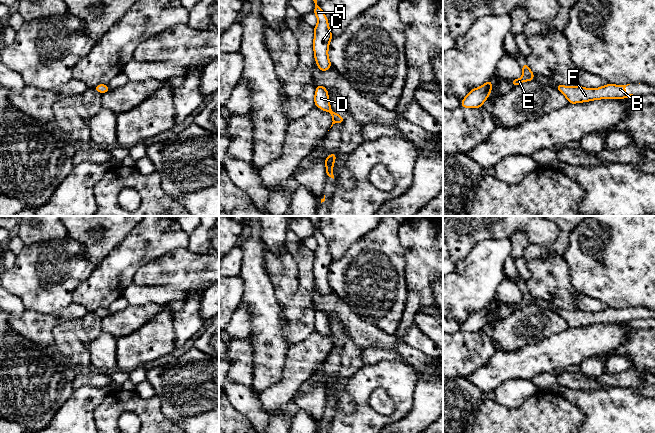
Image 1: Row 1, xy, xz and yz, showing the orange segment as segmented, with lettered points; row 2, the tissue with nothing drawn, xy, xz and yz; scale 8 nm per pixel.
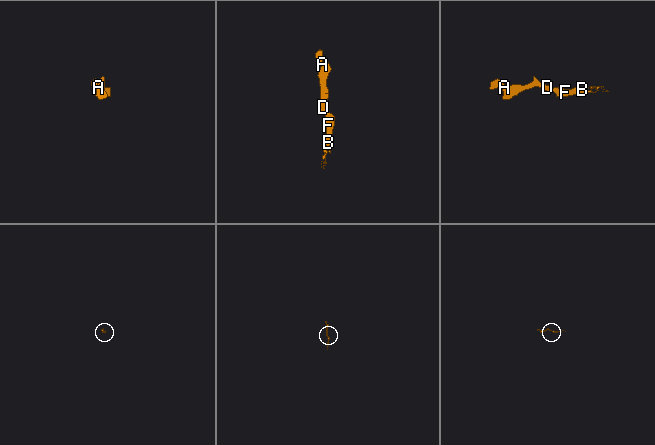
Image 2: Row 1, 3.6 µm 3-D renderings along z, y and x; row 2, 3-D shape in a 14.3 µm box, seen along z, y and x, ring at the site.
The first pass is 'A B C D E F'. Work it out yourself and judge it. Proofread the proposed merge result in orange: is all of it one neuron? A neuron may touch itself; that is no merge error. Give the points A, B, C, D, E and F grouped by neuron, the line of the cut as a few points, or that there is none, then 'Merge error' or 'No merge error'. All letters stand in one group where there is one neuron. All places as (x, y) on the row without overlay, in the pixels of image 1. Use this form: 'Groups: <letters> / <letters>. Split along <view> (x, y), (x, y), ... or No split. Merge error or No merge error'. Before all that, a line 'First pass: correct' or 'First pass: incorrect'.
First pass: correct
Groups: A B C D E F. No split. No merge error

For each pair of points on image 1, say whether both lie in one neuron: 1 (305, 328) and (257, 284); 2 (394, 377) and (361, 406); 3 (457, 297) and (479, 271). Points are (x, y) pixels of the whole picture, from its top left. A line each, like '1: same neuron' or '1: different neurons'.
1: different neurons
2: same neuron
3: same neuron

